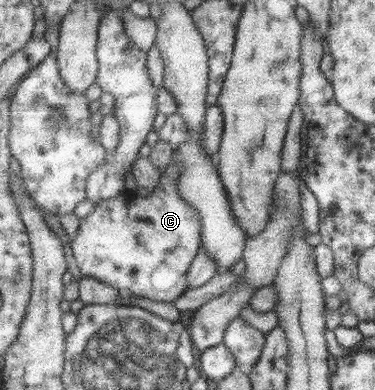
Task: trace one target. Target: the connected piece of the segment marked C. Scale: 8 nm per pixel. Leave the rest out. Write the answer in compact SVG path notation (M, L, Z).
M173 158L162 171L159 187L146 198L139 198L132 192L96 204L94 211L80 220L80 229L71 242L73 257L84 277L91 277L115 288L133 293L137 297L172 302L187 293L189 270L193 260L200 254L202 225L199 214L178 192L181 164Z

